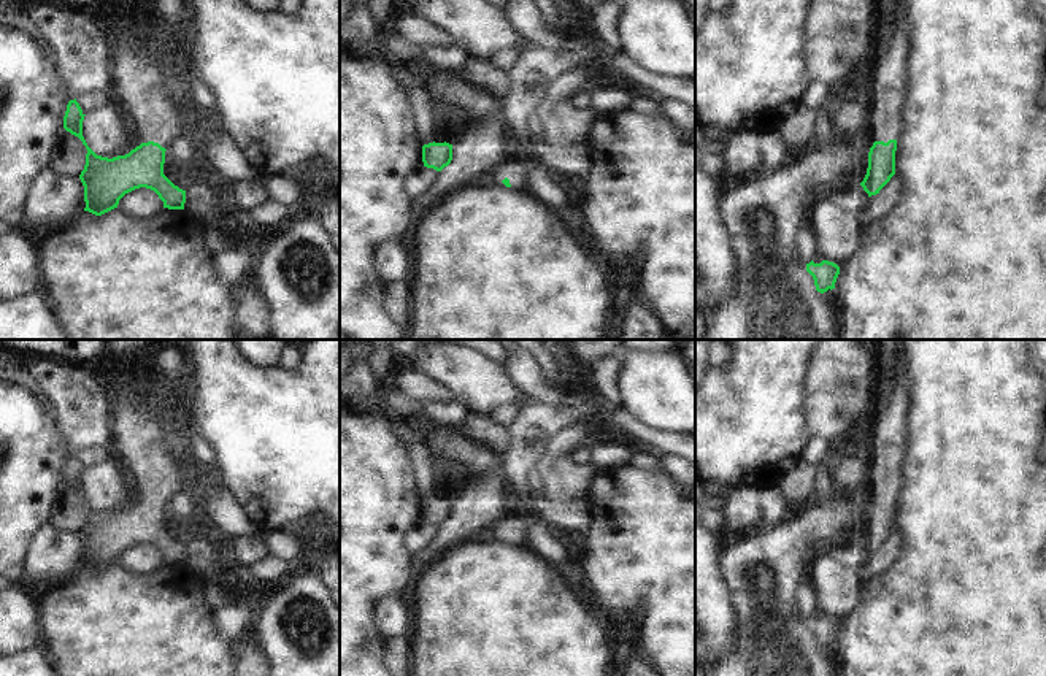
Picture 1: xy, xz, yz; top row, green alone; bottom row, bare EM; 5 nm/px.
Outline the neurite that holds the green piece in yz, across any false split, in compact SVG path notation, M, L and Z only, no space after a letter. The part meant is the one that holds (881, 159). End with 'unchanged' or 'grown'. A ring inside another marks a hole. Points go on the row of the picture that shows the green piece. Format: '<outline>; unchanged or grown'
M884 0L895 17L897 27L890 43L881 54L873 84L873 111L870 113L868 133L873 146L868 152L868 168L860 186L868 197L879 190L895 175L895 151L902 129L902 106L905 102L906 59L911 36L903 29L908 17L903 0Z; grown

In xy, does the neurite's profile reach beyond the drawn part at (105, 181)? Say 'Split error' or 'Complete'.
Split error

